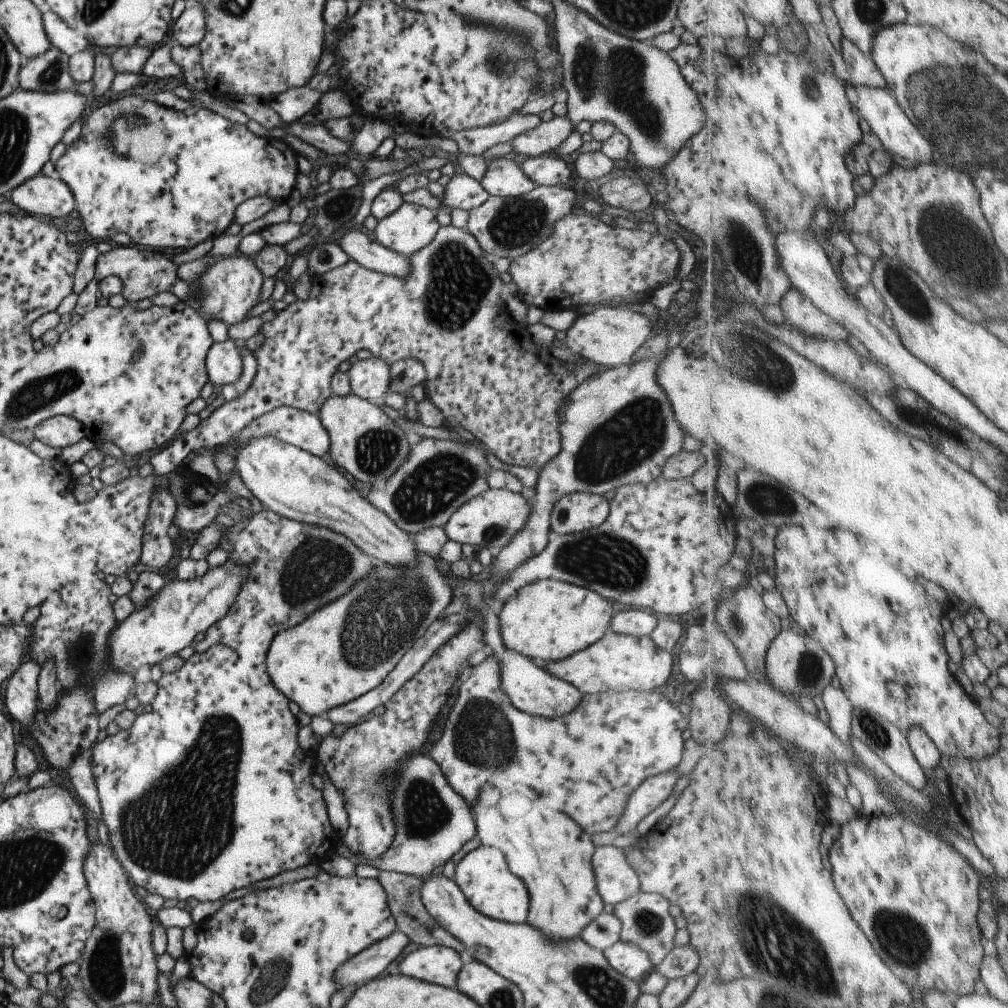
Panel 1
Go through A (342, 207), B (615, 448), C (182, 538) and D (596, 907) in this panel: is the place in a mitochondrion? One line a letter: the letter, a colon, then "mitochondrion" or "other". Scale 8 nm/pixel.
A: mitochondrion
B: mitochondrion
C: other
D: other

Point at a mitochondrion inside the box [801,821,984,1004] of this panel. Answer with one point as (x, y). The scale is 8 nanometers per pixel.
(903, 940)

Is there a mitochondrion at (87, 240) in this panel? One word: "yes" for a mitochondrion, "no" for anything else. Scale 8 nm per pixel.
no

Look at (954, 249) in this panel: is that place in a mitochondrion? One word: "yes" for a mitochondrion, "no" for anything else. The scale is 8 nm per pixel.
yes

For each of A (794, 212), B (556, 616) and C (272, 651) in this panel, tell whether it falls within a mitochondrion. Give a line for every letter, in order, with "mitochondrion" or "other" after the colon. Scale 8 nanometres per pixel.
A: other
B: other
C: other

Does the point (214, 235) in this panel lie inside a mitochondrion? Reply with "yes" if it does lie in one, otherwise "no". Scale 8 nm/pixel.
no

